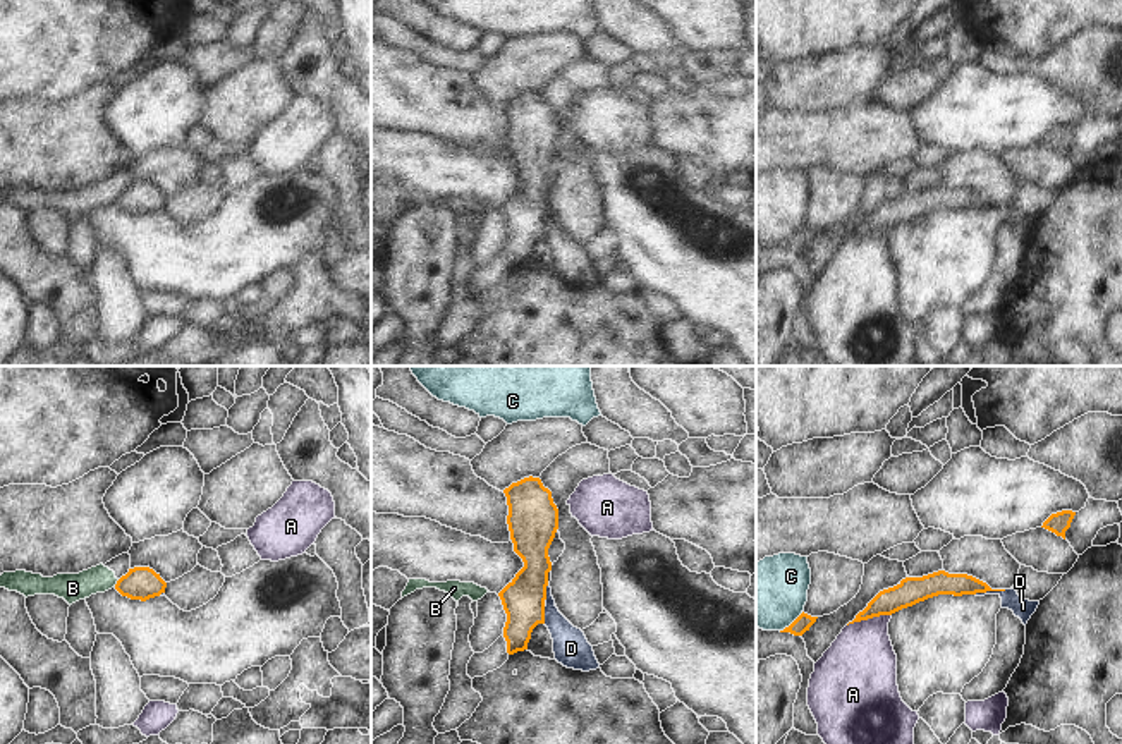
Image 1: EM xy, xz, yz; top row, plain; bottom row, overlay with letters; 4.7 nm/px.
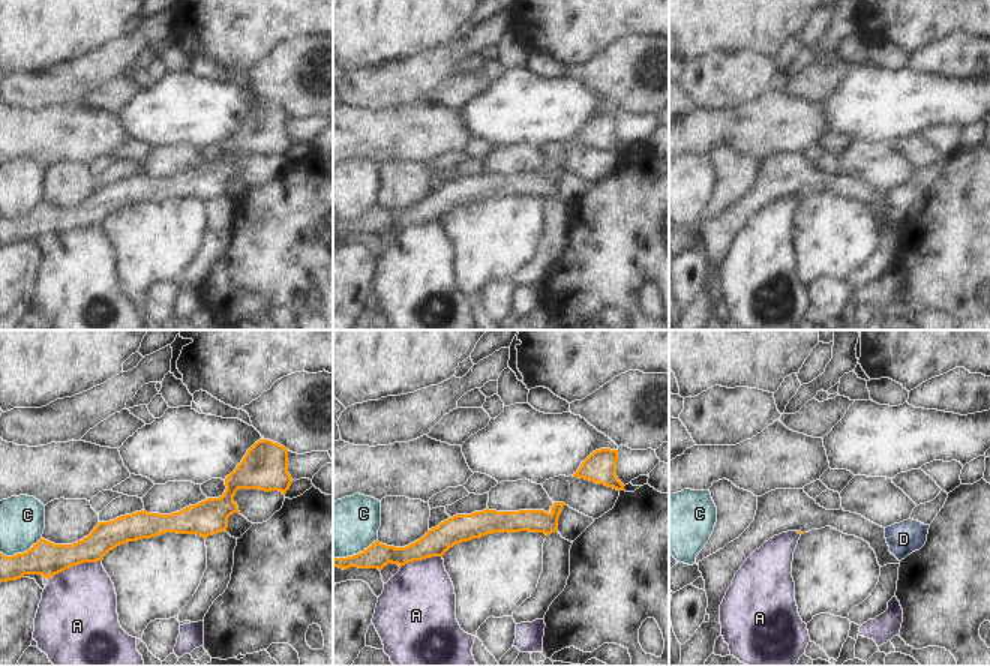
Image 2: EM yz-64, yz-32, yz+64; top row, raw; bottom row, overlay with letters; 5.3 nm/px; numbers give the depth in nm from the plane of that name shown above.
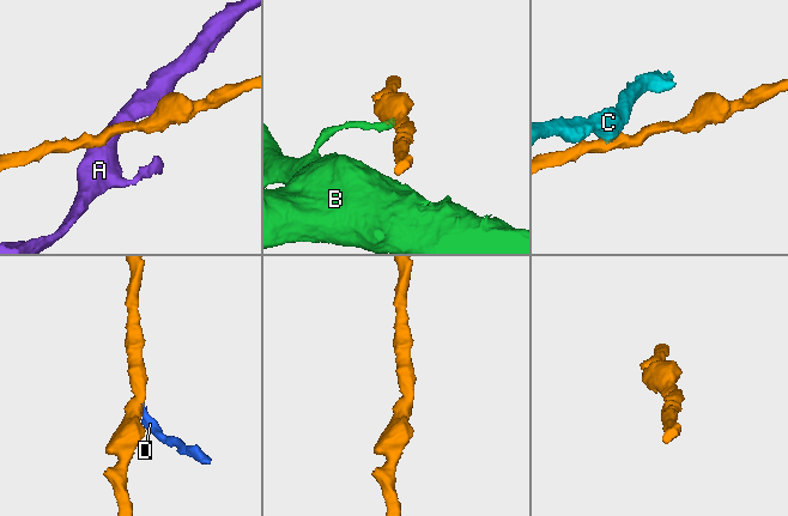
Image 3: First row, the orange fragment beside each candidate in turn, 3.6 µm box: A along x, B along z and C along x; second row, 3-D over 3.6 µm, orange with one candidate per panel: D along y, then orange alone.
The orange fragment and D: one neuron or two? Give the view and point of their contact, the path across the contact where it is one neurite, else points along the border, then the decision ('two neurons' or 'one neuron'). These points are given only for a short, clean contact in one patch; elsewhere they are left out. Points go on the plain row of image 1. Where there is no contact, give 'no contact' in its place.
yz (990, 205) | along yz (1006, 205), (975, 208) | two neurons

